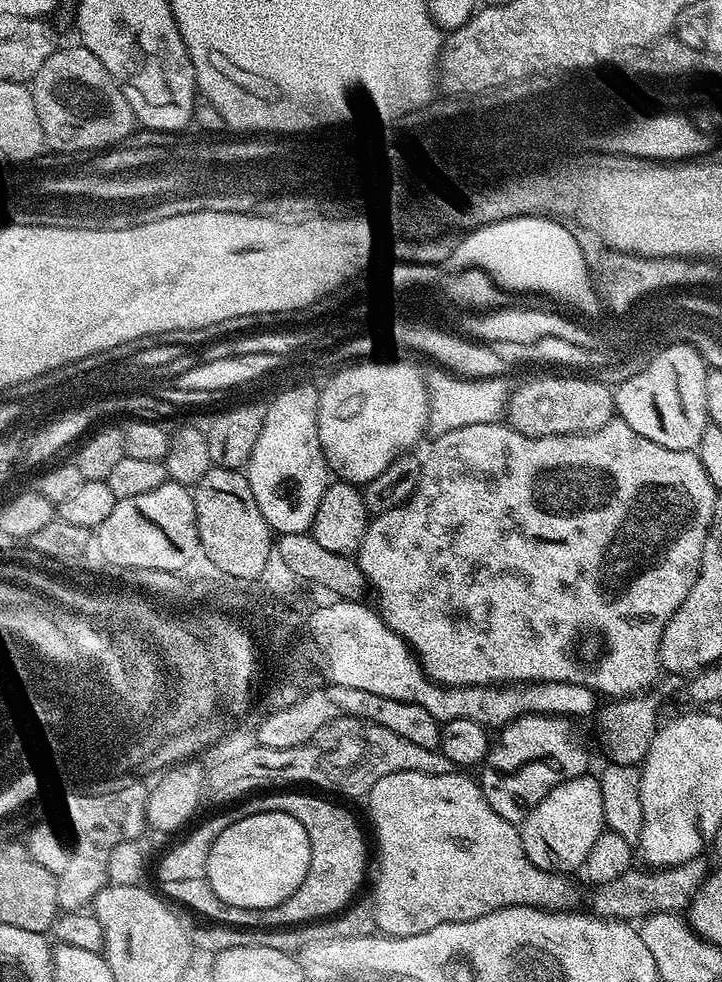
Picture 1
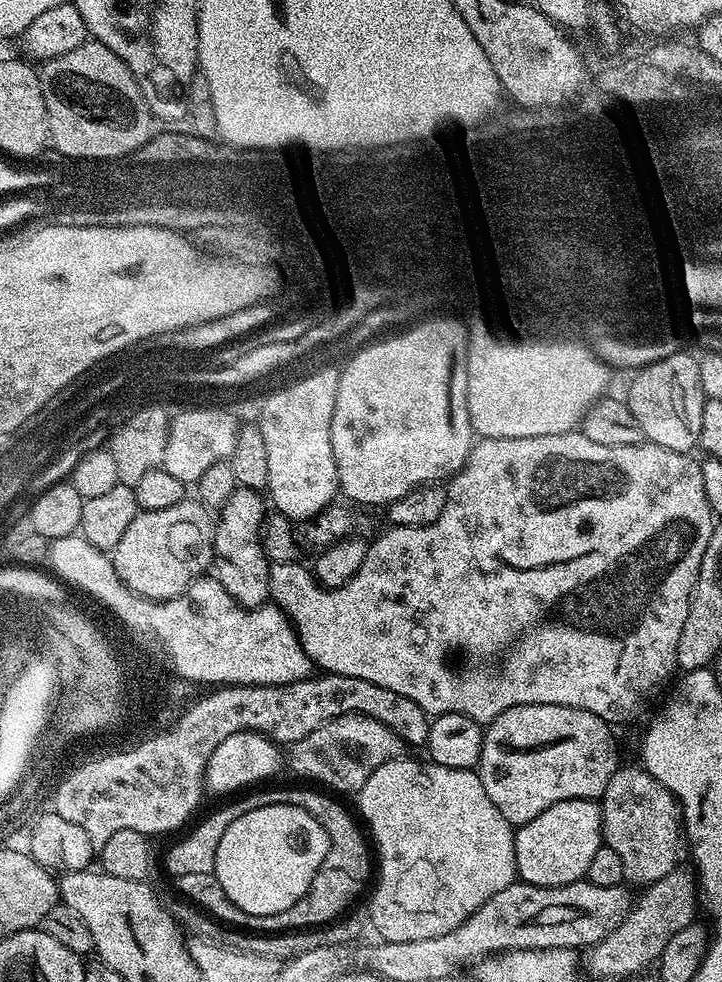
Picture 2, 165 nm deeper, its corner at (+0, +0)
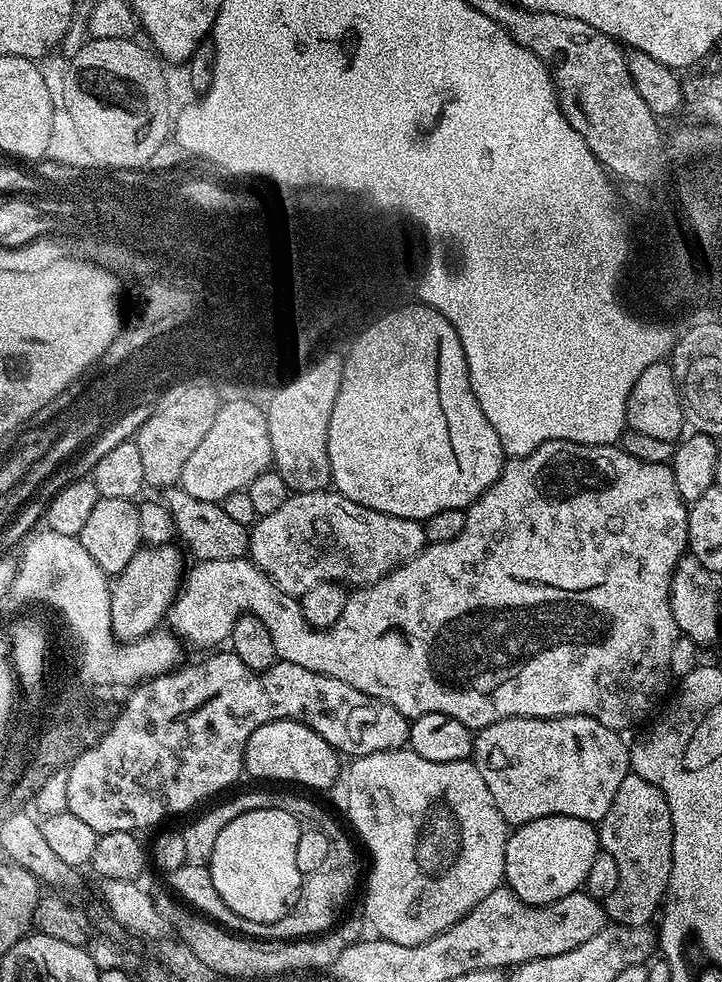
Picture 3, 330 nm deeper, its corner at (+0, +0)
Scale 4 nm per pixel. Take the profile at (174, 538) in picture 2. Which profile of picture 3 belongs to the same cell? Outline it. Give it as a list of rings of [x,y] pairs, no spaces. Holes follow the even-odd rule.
[[[172,542],[141,546],[130,558],[130,562],[126,562],[126,570],[122,570],[111,581],[110,618],[112,633],[117,641],[141,640],[143,636],[149,636],[161,627],[168,609],[172,607],[172,601],[180,591],[182,577],[186,572],[186,563],[184,564],[179,551],[181,549]]]

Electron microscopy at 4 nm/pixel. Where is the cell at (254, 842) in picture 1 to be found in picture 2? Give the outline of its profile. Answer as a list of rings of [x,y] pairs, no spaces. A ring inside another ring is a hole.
[[[293,804],[258,806],[258,810],[250,810],[242,814],[242,818],[230,822],[230,830],[222,834],[222,842],[218,842],[216,851],[215,874],[234,906],[246,910],[251,916],[273,916],[290,910],[294,902],[307,894],[331,848],[326,830],[306,810]]]

